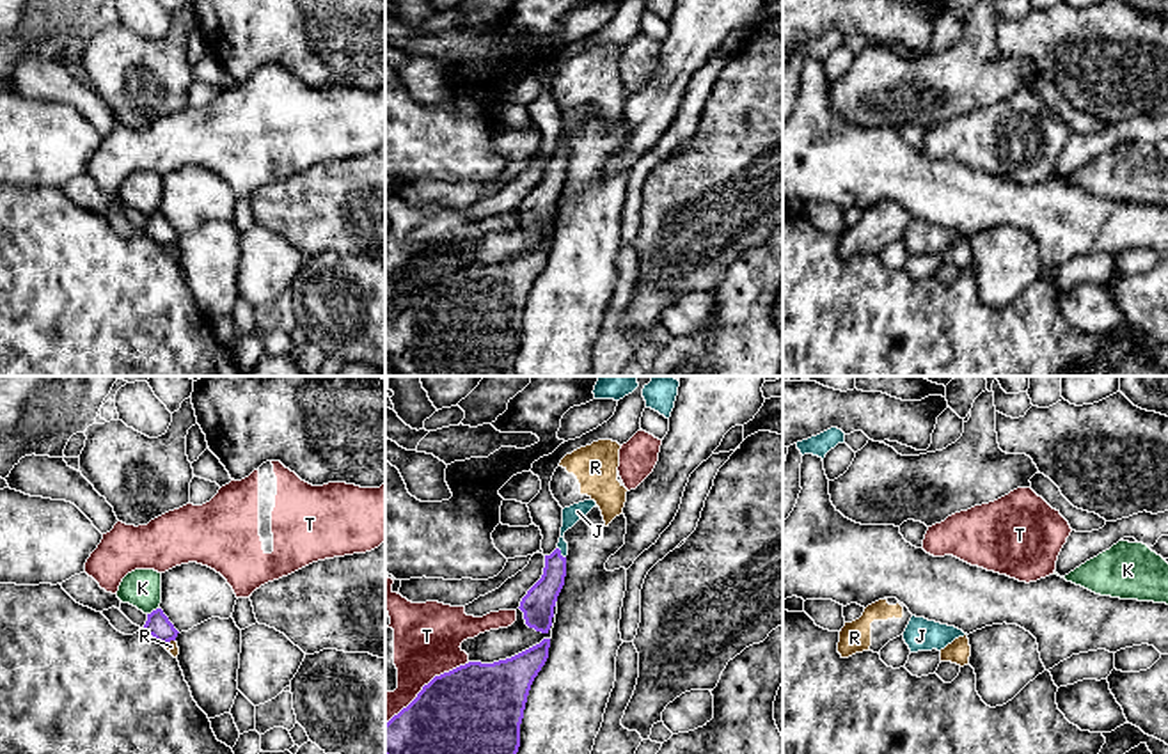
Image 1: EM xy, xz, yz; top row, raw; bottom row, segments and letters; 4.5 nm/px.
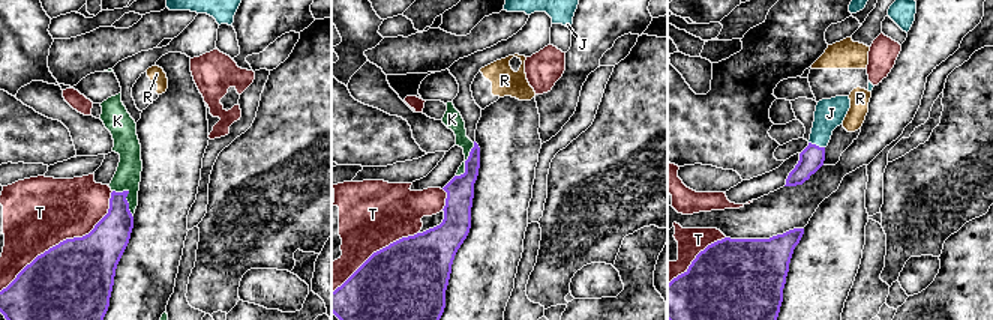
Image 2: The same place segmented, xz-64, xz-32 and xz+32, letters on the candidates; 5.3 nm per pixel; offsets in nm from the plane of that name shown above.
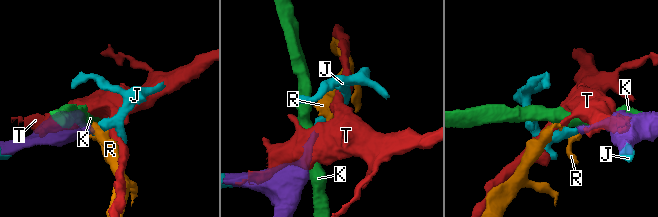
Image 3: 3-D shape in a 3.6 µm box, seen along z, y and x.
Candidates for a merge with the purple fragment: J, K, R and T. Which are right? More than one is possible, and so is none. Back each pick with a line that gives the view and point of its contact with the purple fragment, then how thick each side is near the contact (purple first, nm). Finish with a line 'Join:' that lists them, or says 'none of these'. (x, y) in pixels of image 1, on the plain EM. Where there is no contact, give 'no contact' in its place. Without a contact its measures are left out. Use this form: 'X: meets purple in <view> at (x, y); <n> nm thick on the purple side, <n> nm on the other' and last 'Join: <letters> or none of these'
J: meets purple in xz at (560, 155); 140 nm thick on the purple side, 80 nm on the other
Join: J

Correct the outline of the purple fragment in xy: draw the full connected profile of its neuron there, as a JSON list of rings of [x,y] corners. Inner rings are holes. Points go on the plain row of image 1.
[[[162,211],[153,213],[147,216],[147,224],[144,227],[144,232],[153,238],[158,245],[167,247],[170,243],[176,243],[178,232],[169,224],[169,220],[163,216]]]

